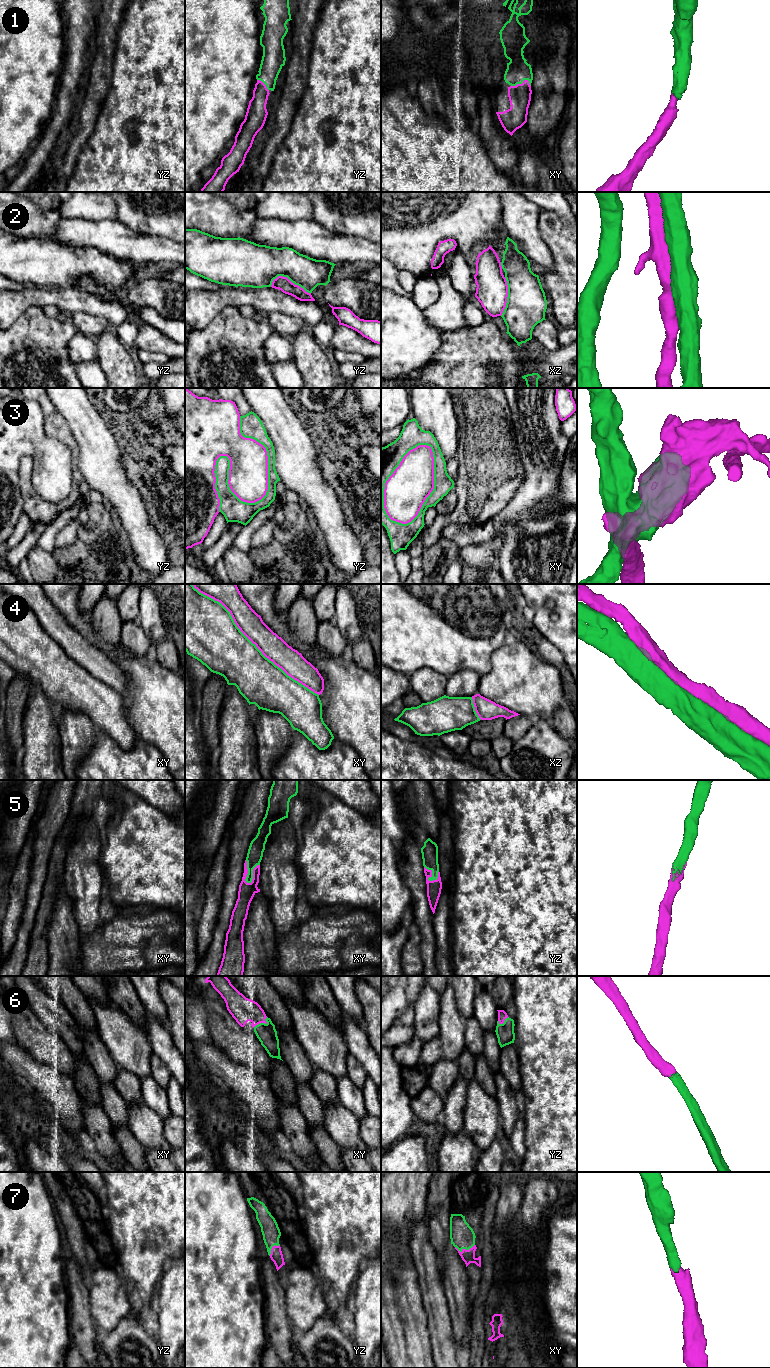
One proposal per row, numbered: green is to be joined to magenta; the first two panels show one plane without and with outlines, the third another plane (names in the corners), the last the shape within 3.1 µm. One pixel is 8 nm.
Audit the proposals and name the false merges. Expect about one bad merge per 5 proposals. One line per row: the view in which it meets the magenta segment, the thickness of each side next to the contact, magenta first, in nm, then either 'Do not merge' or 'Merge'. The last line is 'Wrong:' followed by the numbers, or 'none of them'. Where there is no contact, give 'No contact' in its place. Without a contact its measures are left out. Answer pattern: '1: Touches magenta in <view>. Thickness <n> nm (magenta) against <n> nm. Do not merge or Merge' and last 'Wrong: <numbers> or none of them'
1: Touches magenta in xy. Thickness 180 nm (magenta) against 190 nm. Merge
2: Touches magenta in yz. Thickness 110 nm (magenta) against 320 nm. Merge
3: Touches magenta in yz. Thickness 320 nm (magenta) against 190 nm. Do not merge
4: Touches magenta in xy. Thickness 200 nm (magenta) against 400 nm. Merge
5: Touches magenta in xy. Thickness 130 nm (magenta) against 130 nm. Merge
6: Touches magenta in xy. Thickness 200 nm (magenta) against 160 nm. Merge
7: Touches magenta in xy. Thickness 110 nm (magenta) against 200 nm. Merge
Wrong: 3

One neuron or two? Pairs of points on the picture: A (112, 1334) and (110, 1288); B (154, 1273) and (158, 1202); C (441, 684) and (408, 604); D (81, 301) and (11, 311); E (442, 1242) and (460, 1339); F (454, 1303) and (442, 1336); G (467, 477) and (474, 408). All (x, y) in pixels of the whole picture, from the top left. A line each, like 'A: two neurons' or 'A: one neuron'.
A: one neuron
B: one neuron
C: two neurons
D: one neuron
E: two neurons
F: two neurons
G: one neuron

